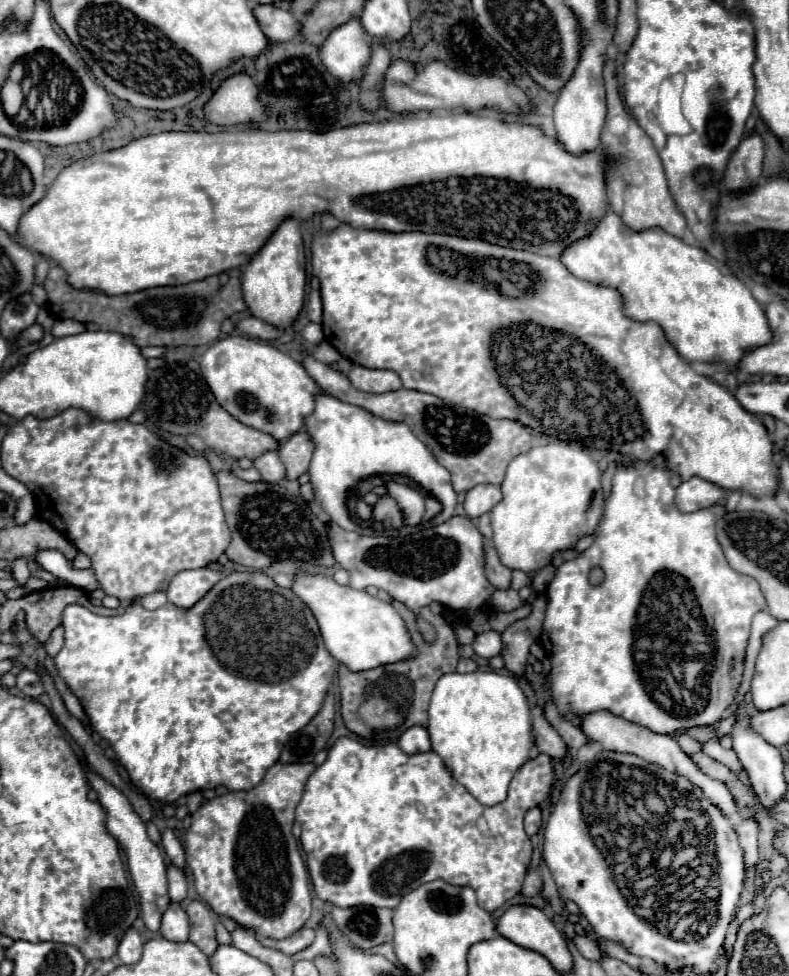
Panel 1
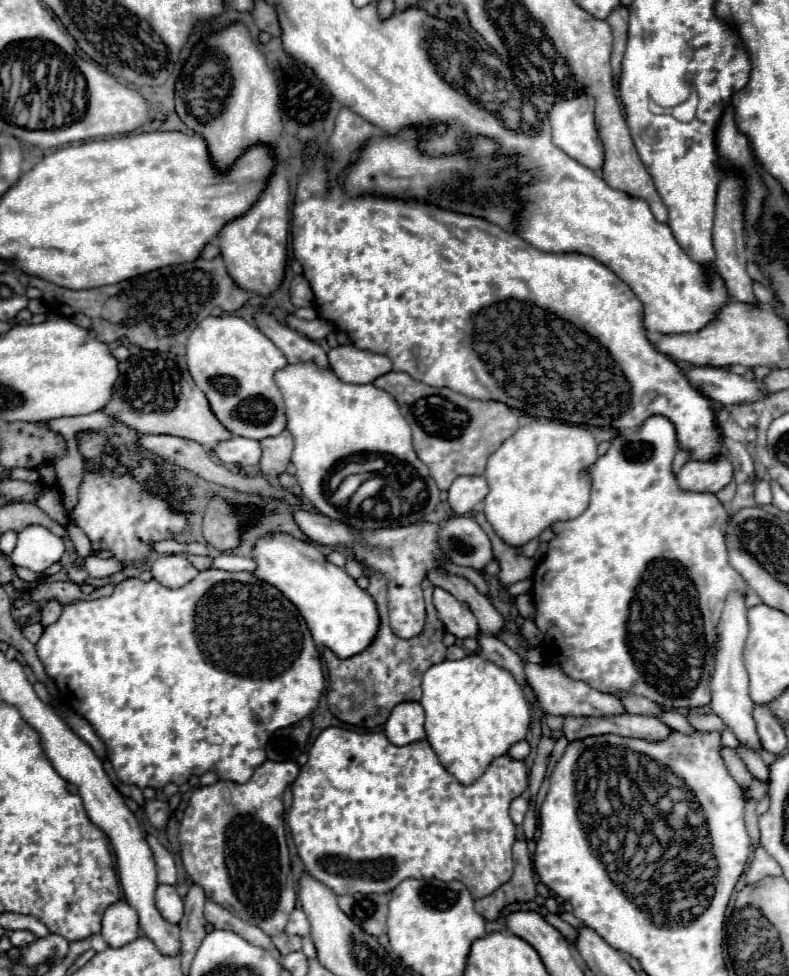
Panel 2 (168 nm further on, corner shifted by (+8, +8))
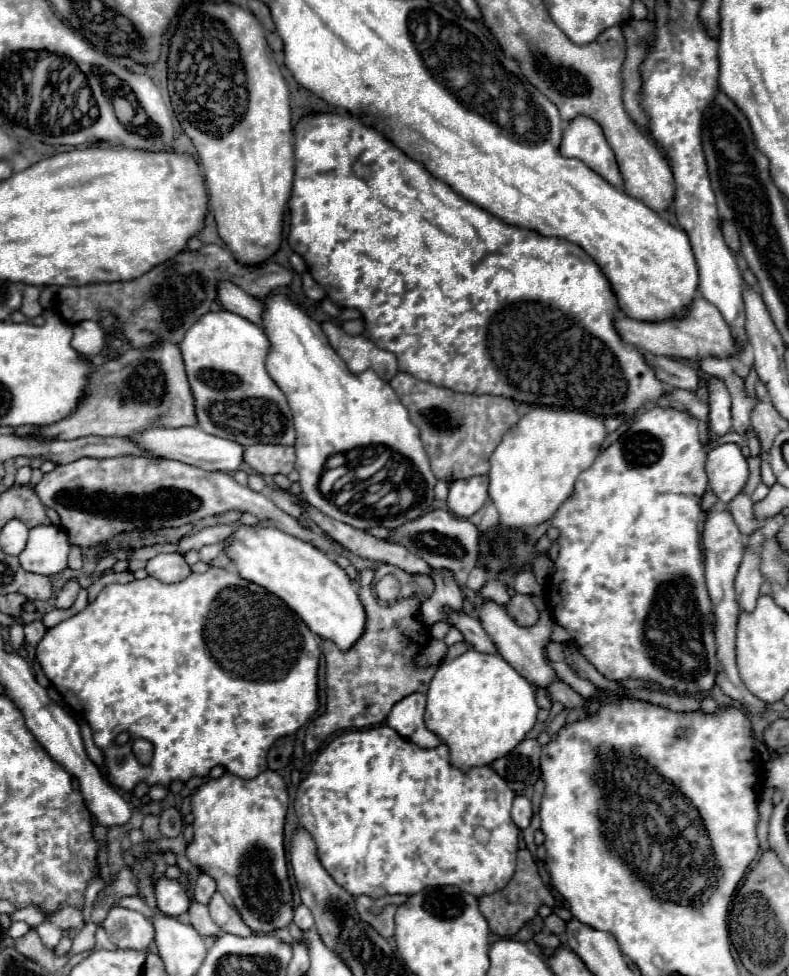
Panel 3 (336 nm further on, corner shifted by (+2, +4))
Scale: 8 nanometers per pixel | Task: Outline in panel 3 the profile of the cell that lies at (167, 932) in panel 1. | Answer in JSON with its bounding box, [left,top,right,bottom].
[155,877,189,917]

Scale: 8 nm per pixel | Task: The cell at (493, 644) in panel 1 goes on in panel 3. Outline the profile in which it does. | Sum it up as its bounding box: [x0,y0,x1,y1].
[421,569,463,625]

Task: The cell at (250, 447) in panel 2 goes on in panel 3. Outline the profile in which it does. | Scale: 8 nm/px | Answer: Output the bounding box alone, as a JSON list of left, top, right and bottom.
[133,427,245,471]

